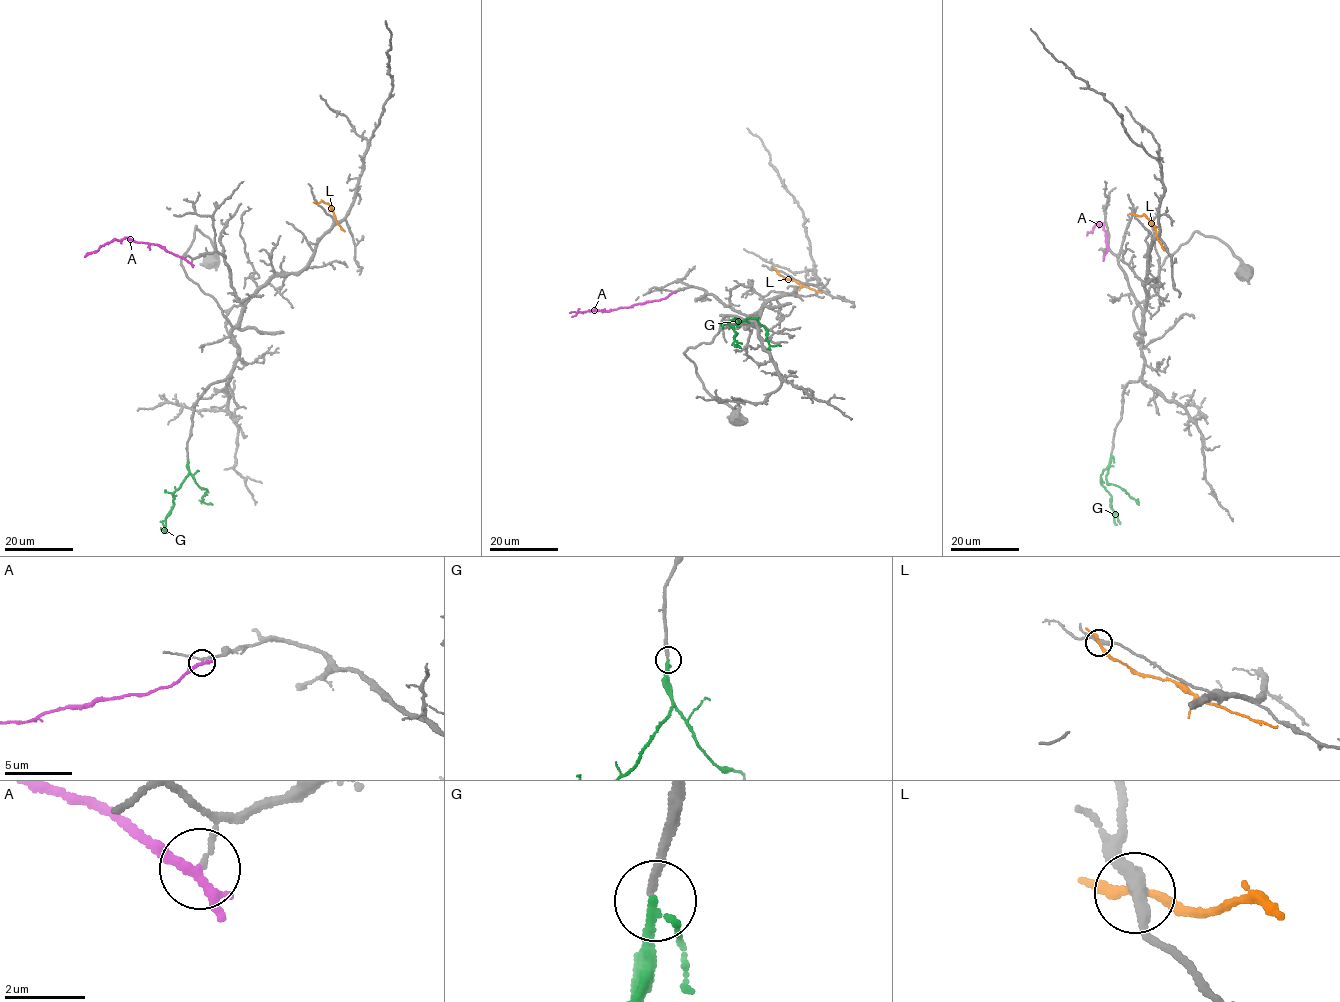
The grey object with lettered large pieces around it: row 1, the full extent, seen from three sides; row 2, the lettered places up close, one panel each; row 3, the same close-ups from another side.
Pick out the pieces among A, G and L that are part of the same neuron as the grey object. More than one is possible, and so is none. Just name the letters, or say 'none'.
G

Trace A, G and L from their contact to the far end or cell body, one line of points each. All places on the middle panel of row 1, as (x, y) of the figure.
A: (673, 292), (659, 300), (627, 307), (569, 313)
G: (735, 323), (739, 321), (736, 318), (730, 324), (737, 333), (733, 343), (740, 346), (734, 346)
L: (776, 270), (800, 284), (822, 291)

